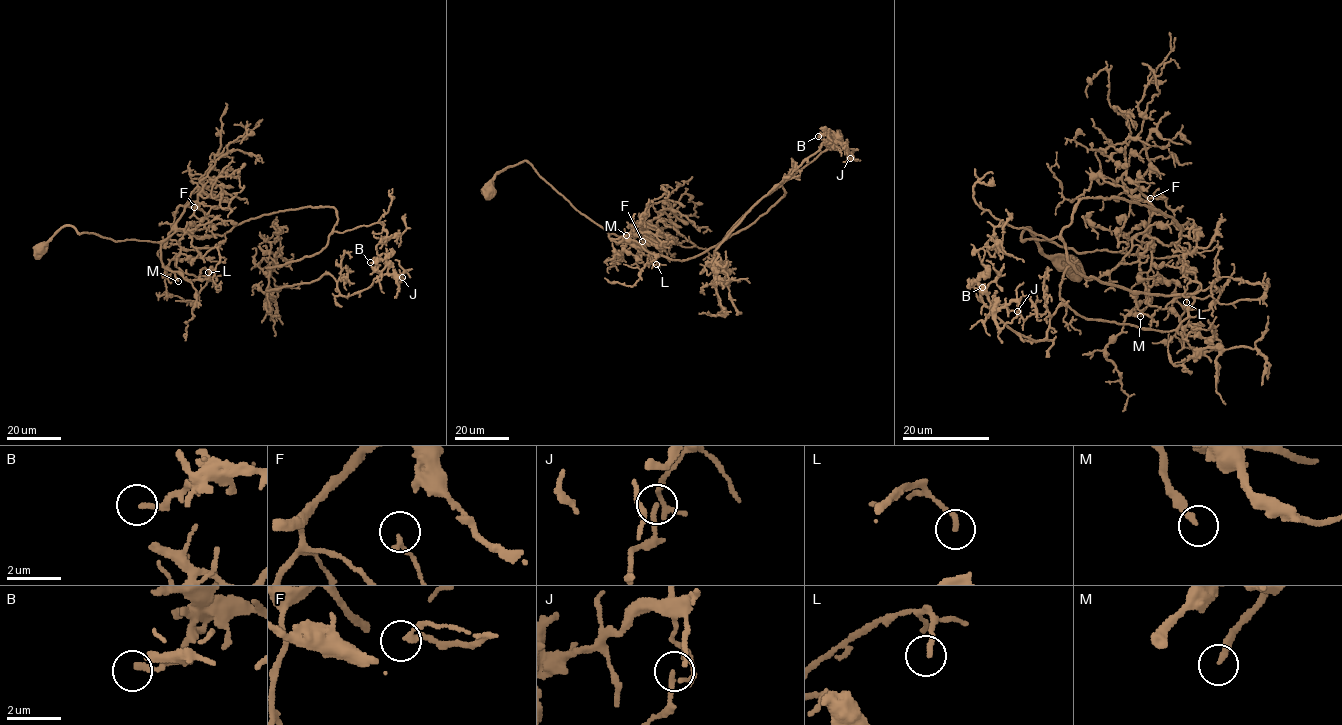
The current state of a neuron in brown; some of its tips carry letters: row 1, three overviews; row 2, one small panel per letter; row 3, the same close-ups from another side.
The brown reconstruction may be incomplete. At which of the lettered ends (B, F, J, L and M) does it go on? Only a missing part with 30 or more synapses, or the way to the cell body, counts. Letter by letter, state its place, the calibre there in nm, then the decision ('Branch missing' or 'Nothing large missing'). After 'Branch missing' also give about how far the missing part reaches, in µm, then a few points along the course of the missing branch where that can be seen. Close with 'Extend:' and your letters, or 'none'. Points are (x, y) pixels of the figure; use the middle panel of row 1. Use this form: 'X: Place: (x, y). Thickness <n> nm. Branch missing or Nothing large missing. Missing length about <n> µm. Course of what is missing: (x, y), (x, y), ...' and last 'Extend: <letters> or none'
B: Place: (818, 136). Thickness 180 nm. Nothing large missing
F: Place: (642, 241). Thickness 180 nm. Nothing large missing
J: Place: (850, 158). Thickness 100 nm. Nothing large missing
L: Place: (656, 264). Thickness 180 nm. Nothing large missing
M: Place: (626, 235). Thickness 240 nm. Branch missing. Missing length about 35 µm. Course of what is missing: (626, 235), (619, 239), (621, 234), (627, 235), (649, 250), (655, 251), (662, 245)
Extend: M

